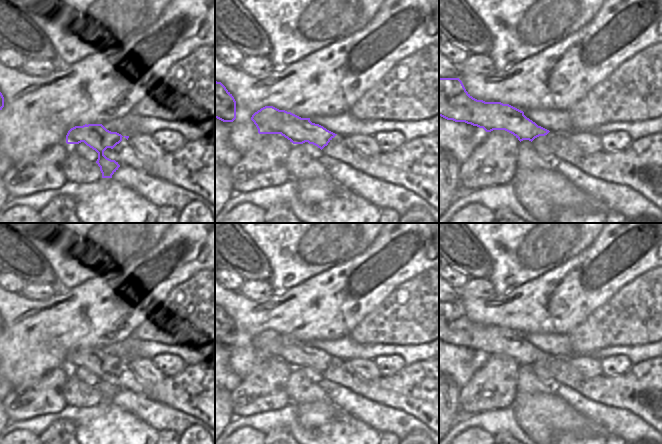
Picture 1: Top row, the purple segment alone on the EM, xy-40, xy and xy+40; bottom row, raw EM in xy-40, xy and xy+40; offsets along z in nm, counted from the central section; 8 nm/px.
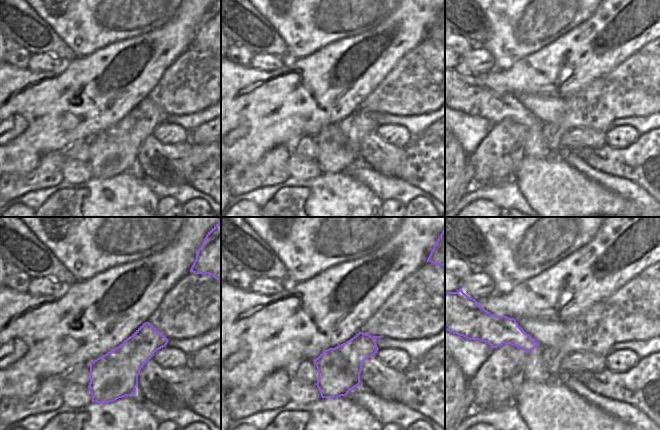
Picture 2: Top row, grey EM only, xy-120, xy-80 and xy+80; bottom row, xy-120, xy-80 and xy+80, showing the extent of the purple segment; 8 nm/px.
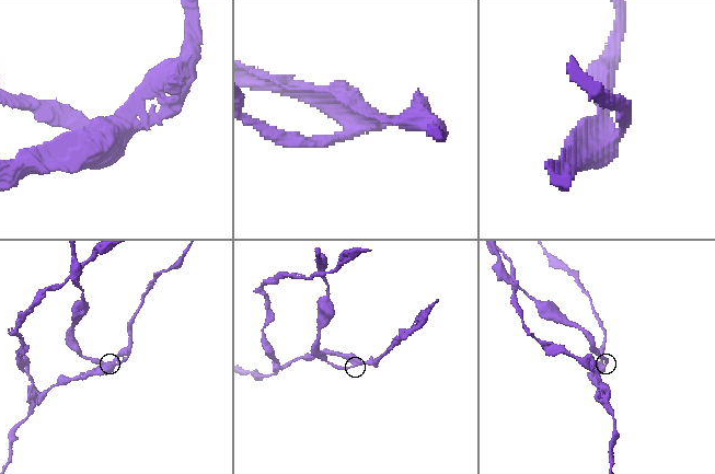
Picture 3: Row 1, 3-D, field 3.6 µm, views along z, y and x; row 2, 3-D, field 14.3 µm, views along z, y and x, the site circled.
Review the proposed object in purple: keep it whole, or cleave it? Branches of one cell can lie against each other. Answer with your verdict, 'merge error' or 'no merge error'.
merge error

